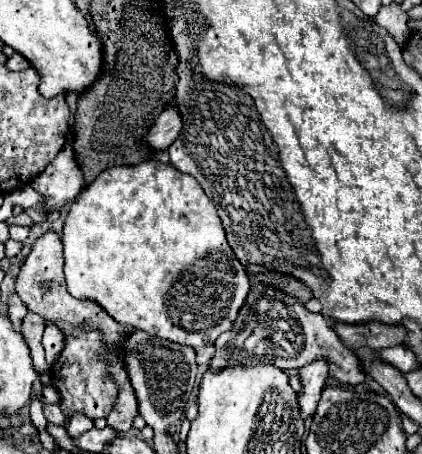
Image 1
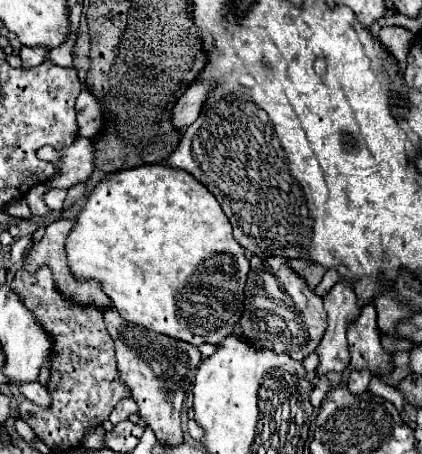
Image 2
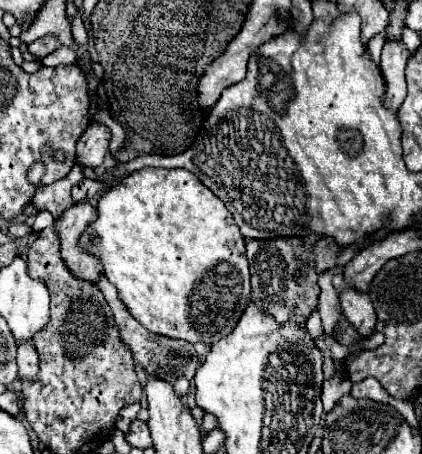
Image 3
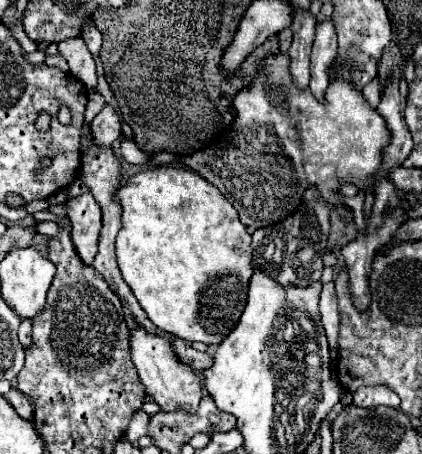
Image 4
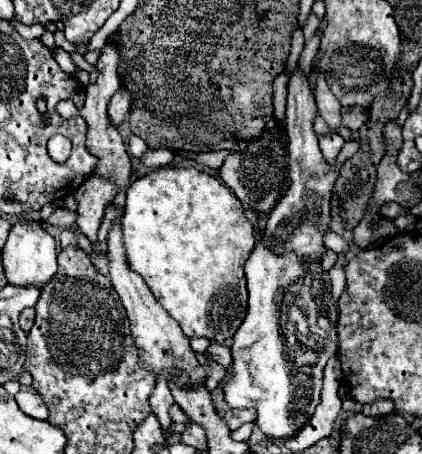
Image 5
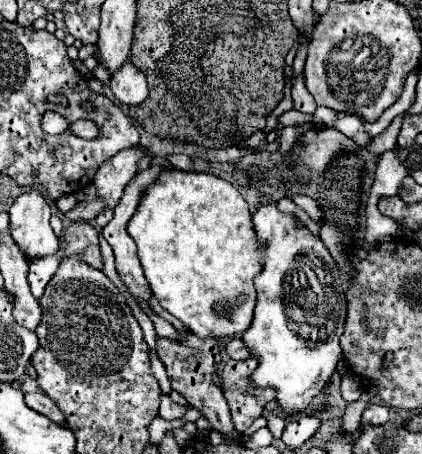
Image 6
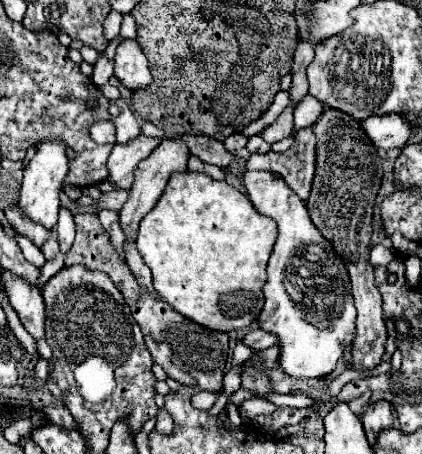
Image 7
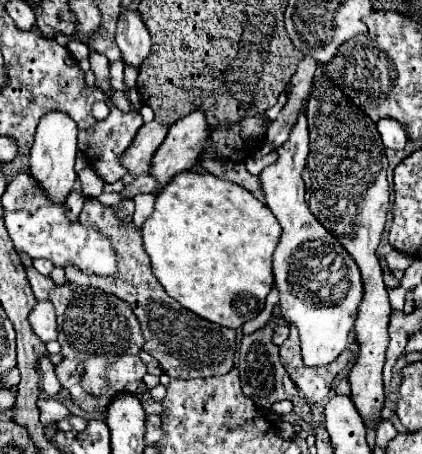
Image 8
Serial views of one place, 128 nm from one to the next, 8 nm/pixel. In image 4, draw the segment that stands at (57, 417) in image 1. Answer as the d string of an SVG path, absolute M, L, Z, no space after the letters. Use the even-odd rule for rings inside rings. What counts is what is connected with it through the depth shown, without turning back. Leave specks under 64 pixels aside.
M22 320L20 322L18 336L20 336L20 344L24 346L24 350L28 350L32 346L32 320Z

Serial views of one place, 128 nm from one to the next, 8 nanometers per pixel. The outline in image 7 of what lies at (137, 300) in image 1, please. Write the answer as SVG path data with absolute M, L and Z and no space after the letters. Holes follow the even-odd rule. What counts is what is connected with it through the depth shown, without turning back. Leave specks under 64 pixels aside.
M178 172L170 176L156 206L140 220L136 248L144 264L152 270L154 288L164 302L184 318L204 328L232 332L248 328L264 306L262 286L274 242L276 224L272 224L272 220L264 220L264 216L256 216L256 212L252 212L252 202L238 188L224 180L212 180L206 174Z

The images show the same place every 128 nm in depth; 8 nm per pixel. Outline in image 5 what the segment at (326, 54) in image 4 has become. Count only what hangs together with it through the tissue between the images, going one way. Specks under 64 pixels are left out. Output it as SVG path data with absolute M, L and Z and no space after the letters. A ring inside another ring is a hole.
M324 76L316 78L316 106L318 106L318 114L328 122L330 128L336 128L338 134L348 140L350 138L350 130L340 126L340 102L336 100L336 96L330 92L328 82L324 80Z

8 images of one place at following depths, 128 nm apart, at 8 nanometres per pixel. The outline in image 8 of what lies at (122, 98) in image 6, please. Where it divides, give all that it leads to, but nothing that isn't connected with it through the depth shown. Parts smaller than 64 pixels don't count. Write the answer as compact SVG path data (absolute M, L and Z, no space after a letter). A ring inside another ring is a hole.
M122 12L116 26L116 44L122 52L122 62L126 66L140 68L150 54L150 34L144 28L138 12Z

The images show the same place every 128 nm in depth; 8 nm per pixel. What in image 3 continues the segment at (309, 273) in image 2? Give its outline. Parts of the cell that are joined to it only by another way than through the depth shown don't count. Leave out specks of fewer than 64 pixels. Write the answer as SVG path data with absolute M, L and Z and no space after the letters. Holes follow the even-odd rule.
M320 238L314 246L314 252L316 252L316 272L322 274L322 272L336 266L336 258L340 254L340 248L334 244L334 240Z

